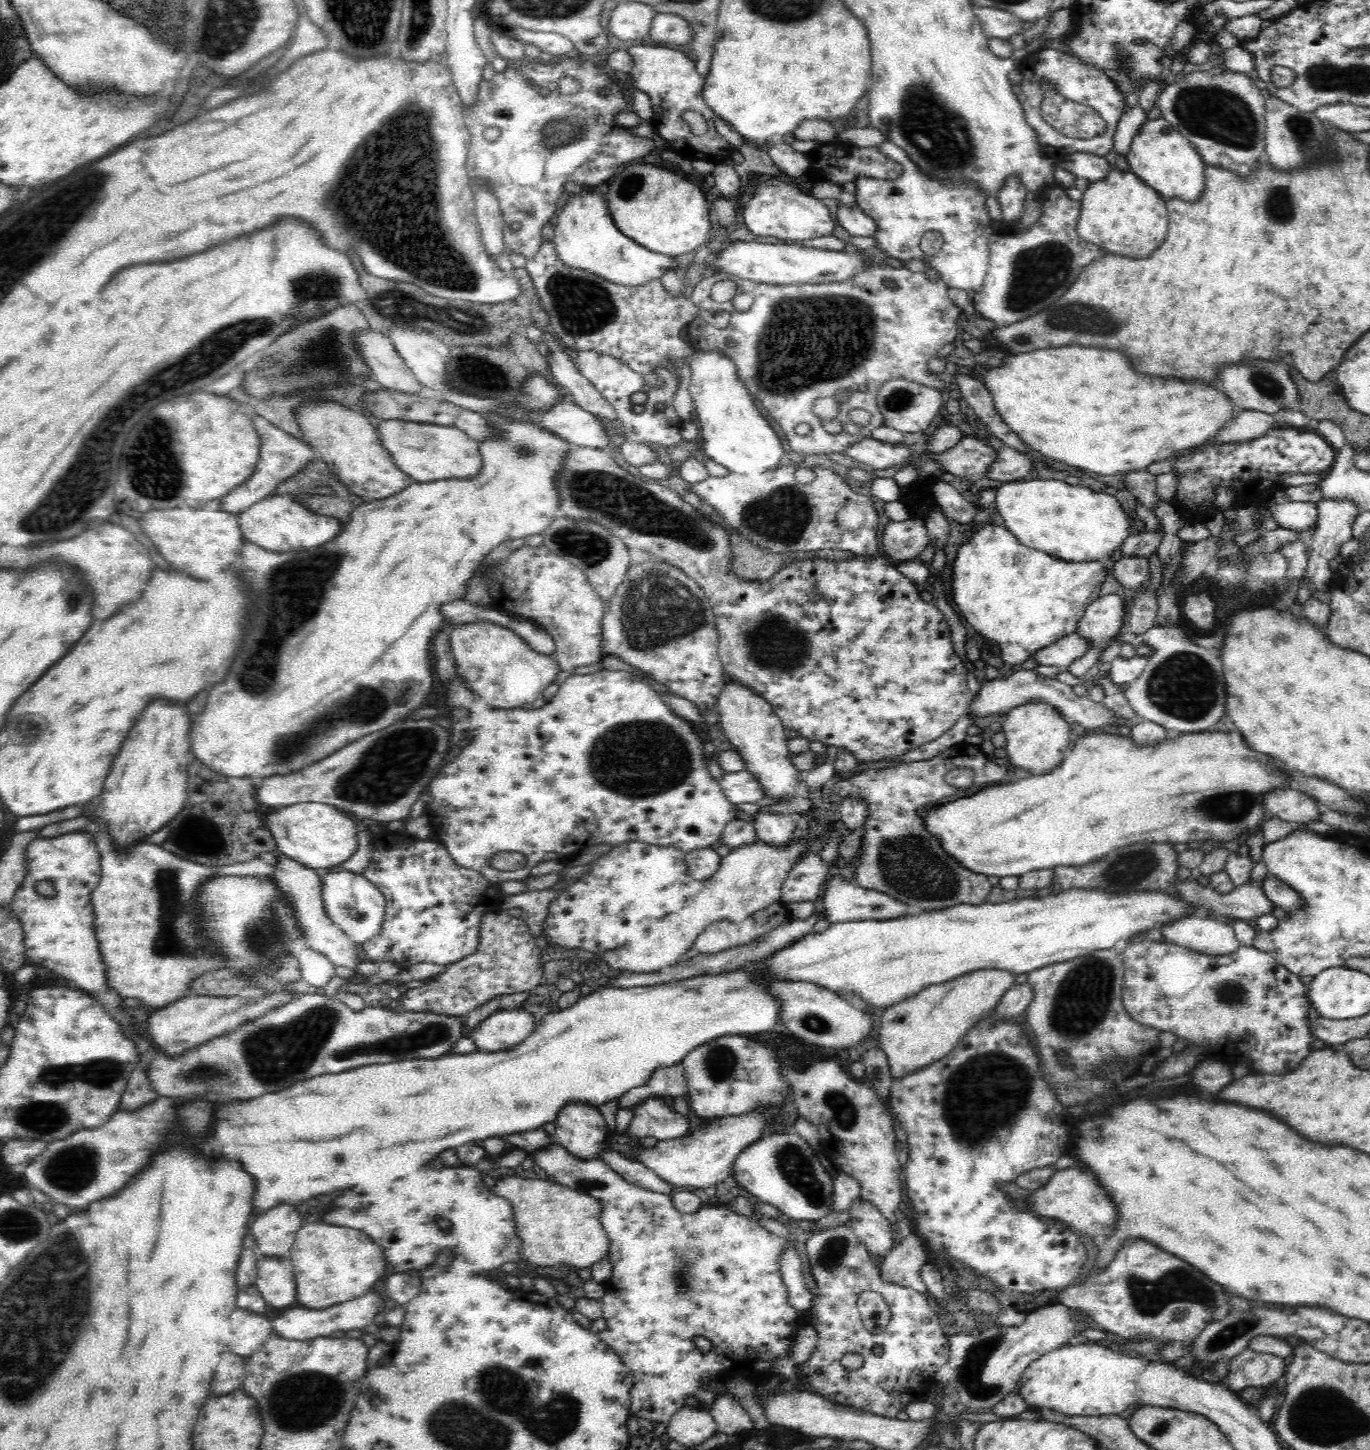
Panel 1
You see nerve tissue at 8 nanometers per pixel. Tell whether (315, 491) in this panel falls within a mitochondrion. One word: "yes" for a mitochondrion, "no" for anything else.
yes

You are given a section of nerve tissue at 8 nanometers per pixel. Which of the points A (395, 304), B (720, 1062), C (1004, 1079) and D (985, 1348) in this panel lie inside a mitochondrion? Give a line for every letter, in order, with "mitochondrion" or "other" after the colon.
A: mitochondrion
B: mitochondrion
C: mitochondrion
D: mitochondrion

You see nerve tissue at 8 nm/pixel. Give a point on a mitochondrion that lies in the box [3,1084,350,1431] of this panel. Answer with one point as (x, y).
(73, 1168)

